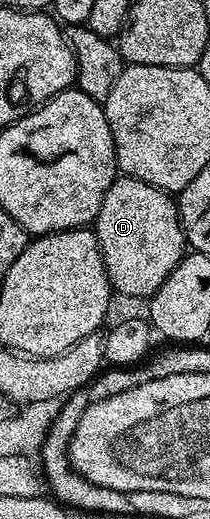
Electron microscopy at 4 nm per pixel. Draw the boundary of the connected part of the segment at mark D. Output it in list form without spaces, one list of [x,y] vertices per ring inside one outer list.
[[[117,175],[110,190],[106,190],[94,231],[108,280],[119,295],[121,292],[124,296],[152,297],[186,254],[177,201],[169,193],[132,176]]]

